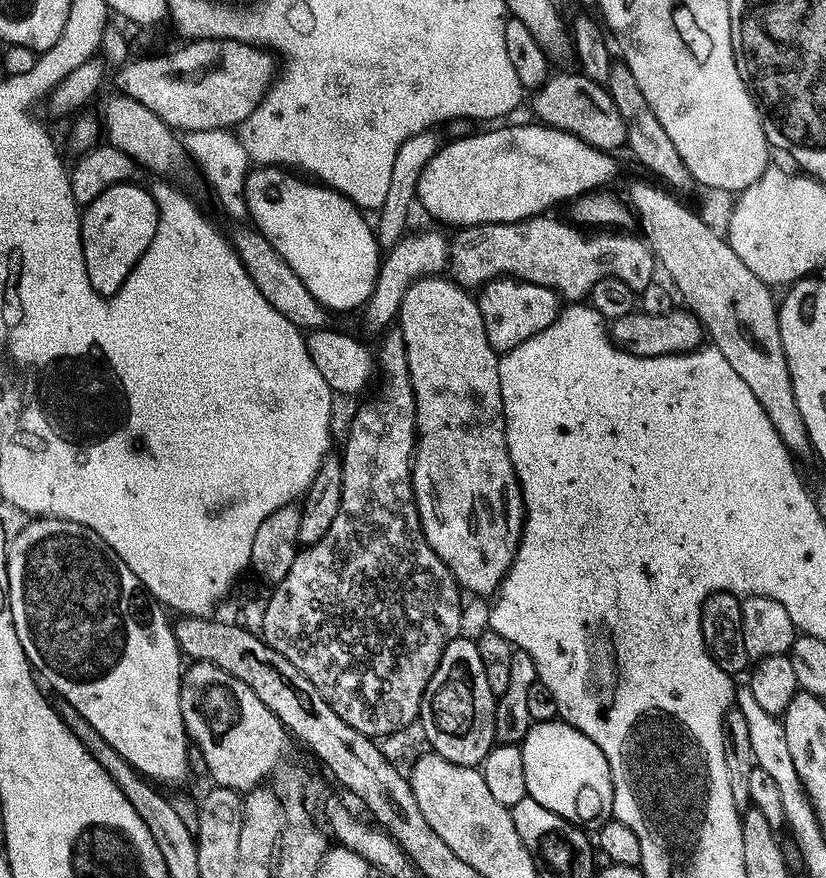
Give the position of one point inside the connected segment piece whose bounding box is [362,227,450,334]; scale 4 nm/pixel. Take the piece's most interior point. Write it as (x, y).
(418, 254)

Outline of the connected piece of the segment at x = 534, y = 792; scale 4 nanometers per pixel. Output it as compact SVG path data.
M557 718L545 724L533 724L528 729L524 739L519 743L522 750L522 766L526 766L526 790L534 802L542 802L546 810L558 814L562 818L581 826L599 825L612 816L612 803L614 802L614 786L610 766L598 746L586 734L582 734L574 726L565 724Z

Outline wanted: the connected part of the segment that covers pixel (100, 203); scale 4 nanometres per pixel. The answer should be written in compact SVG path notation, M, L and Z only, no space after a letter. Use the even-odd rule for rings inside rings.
M139 183L110 186L110 190L102 190L94 202L90 202L80 217L80 241L82 242L82 258L86 262L86 274L90 278L90 286L102 297L110 297L126 282L126 278L134 270L138 258L146 254L146 246L154 238L154 230L158 230L158 206L154 202L151 191L147 187L139 188Z

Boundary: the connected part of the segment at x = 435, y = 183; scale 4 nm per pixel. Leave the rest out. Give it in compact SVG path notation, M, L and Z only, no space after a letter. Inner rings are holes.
M508 124L505 128L492 126L489 132L476 132L449 139L436 153L422 178L418 178L416 199L441 225L467 226L486 223L518 223L539 217L547 208L563 200L573 201L589 192L608 186L616 176L616 156L595 148L569 132L550 128L547 124Z

